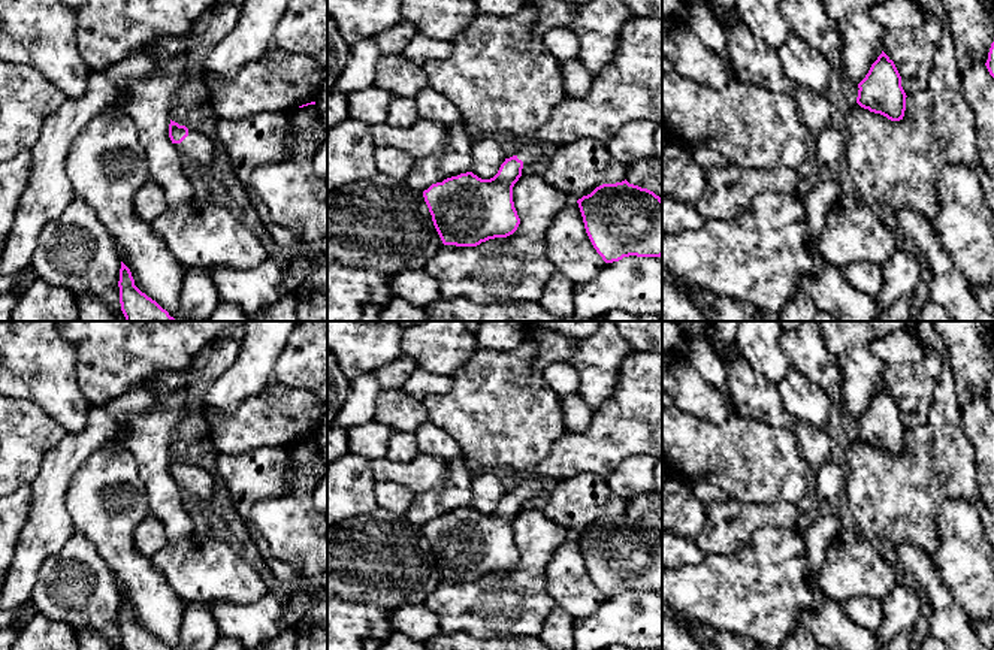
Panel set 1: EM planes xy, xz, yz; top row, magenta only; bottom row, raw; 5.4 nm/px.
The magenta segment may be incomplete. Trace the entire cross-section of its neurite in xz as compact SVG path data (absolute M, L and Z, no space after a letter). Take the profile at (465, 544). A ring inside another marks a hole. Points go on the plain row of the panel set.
M523 477L490 514L466 507L425 524L423 532L442 578L477 581L489 574L513 569L520 559L513 521L523 502L543 490L544 480Z

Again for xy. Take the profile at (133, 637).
M123 596L118 622L121 646L124 650L169 650L166 644L135 620L132 607Z

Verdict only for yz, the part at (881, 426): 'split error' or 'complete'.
complete

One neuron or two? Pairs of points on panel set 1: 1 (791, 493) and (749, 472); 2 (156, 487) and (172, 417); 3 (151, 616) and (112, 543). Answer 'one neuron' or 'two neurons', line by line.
1: one neuron
2: one neuron
3: one neuron

